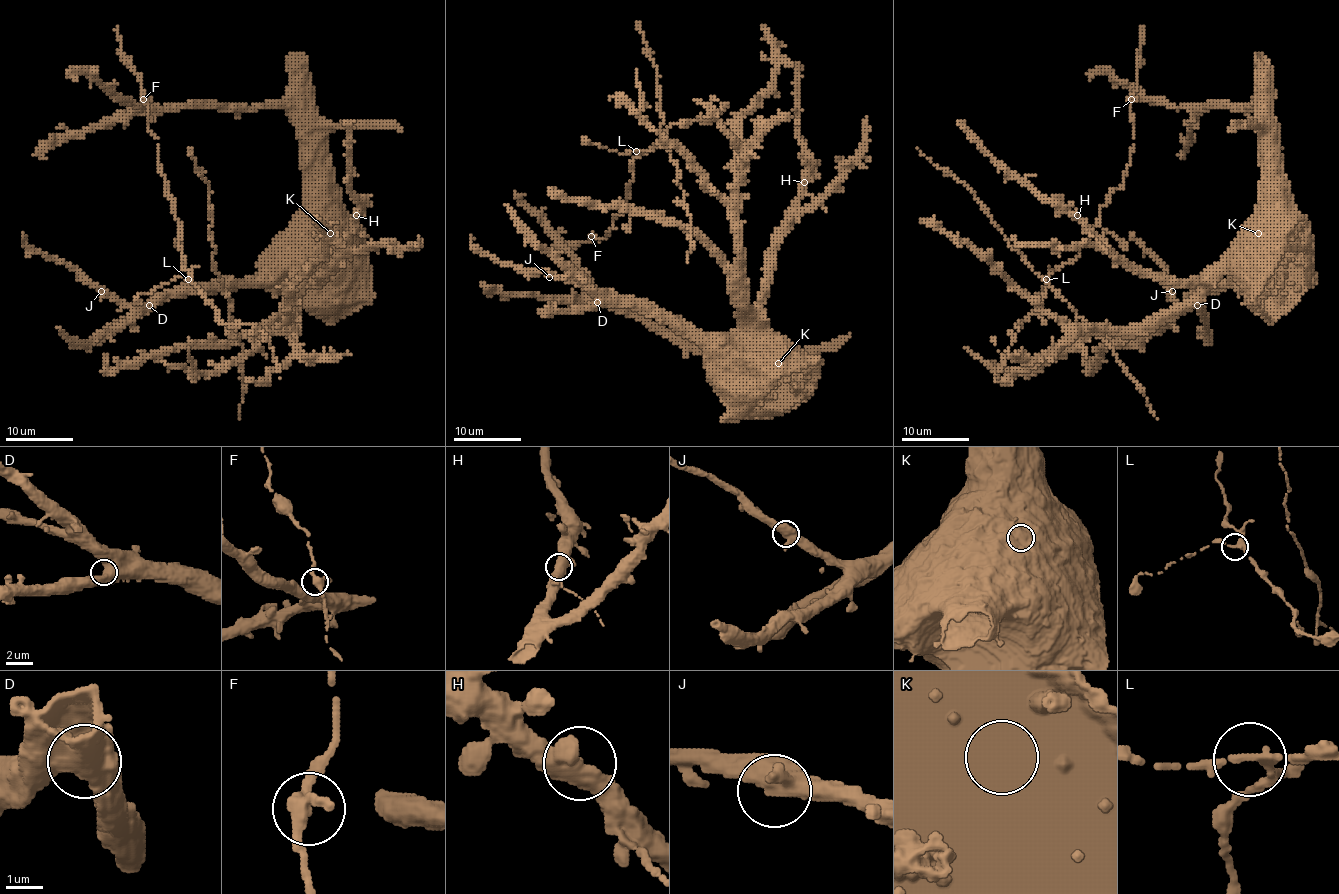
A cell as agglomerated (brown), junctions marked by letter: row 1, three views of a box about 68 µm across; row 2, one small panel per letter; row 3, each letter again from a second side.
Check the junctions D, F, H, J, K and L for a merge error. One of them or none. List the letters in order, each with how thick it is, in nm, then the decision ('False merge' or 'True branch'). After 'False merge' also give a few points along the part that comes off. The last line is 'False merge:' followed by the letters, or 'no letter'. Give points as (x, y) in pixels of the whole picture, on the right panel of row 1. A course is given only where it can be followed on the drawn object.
D: Thickness 480 nm. True branch
F: Thickness 320 nm. True branch
H: Thickness 380 nm. True branch
J: Thickness 380 nm. True branch
K: Thickness 380 nm. True branch
L: Thickness 240 nm. True branch
False merge: no letter

